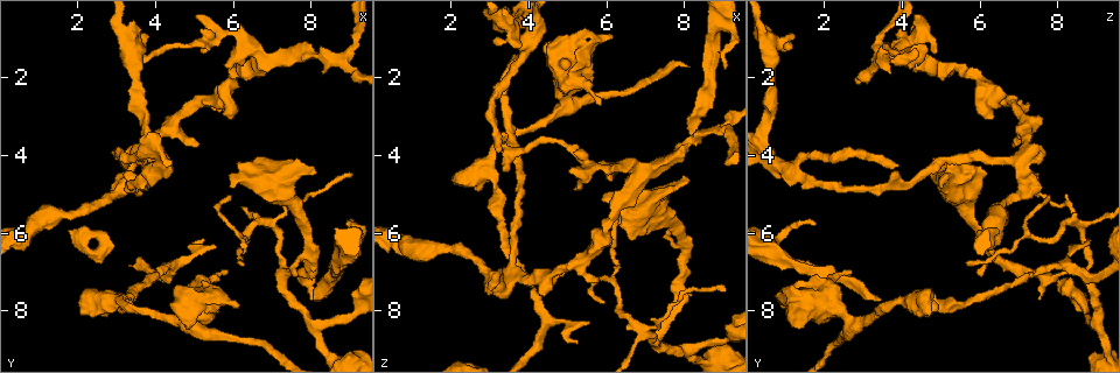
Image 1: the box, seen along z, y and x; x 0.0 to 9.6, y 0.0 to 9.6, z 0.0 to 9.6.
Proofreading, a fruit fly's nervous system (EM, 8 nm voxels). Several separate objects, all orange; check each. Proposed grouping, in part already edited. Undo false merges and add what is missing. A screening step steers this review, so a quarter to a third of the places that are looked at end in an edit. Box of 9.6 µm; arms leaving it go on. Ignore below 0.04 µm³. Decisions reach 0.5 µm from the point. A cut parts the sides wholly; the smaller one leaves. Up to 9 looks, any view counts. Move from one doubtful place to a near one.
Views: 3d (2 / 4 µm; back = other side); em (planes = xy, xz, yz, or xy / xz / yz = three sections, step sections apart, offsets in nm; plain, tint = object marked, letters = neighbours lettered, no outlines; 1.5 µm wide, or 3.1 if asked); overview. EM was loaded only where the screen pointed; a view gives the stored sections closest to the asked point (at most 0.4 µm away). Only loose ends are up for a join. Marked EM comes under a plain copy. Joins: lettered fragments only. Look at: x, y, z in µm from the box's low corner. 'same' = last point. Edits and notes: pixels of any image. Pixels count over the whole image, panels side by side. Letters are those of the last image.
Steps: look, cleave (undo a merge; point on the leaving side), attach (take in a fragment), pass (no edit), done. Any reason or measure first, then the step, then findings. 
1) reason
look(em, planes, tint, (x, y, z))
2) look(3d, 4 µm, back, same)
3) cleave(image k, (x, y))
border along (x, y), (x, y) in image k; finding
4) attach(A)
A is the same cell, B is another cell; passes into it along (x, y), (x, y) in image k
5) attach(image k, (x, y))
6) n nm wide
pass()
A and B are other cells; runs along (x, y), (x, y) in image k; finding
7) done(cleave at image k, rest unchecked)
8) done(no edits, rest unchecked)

branch stops here
look(em, xz, step 8, letters, (6.10, 7.85, 0.90))

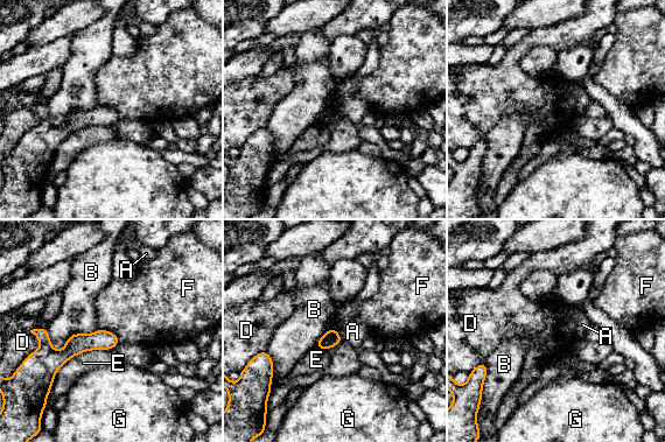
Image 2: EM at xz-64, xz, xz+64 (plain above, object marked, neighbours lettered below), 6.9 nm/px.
E touches over 500 nm
pass()
A, B, D, E, F and G are other cells; runs along (41, 337), (54, 353), (116, 341) in image 2; no lettered fragment goes on from it

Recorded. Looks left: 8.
free end
look(em, planes, letters, (7.65, 7.10, 6.10))

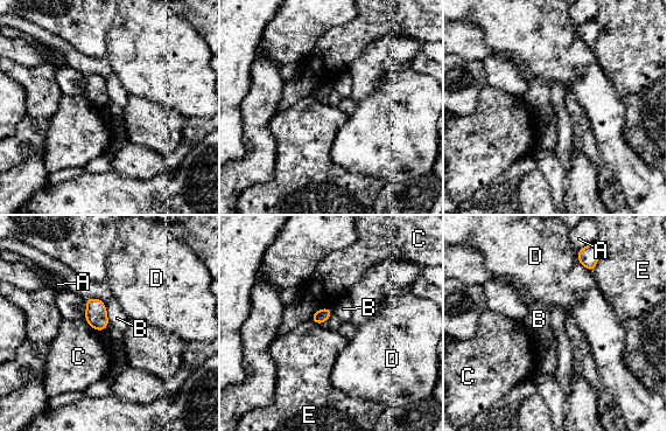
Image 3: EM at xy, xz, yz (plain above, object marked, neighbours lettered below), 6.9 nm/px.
90 nm wide
pass()
A, B, C, D and E are other cells; border along (598, 259), (591, 271) in image 3; none of them fits

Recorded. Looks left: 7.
long arm stops here
look(3d, 4 µm, (8.10, 7.70, 3.40))

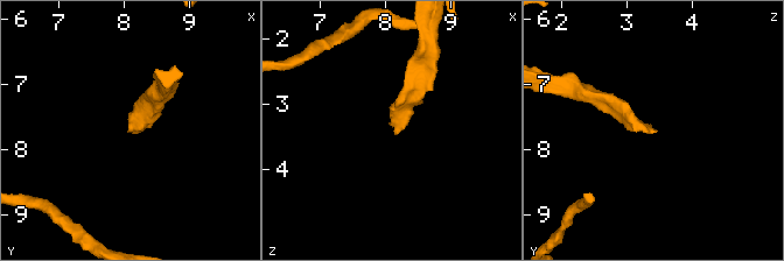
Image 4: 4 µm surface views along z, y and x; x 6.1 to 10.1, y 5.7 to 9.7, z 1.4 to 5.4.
look(em, 3.1 µm, planes, letters, (8.15, 7.70, 3.40))

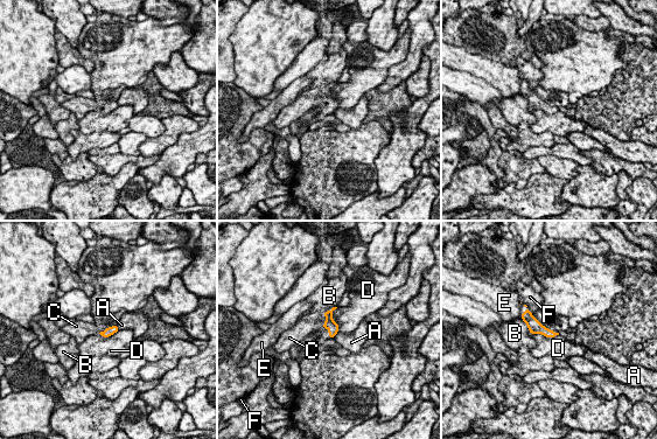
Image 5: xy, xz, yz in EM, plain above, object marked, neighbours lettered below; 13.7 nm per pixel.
120 nm wide; D touches over 360 nm
attach(C)
C is the same cell, A, B, D, E and F are other cells; the neuron continues

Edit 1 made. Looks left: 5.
free end
look(3d, 4 µm, (5.80, 6.90, 2.70))

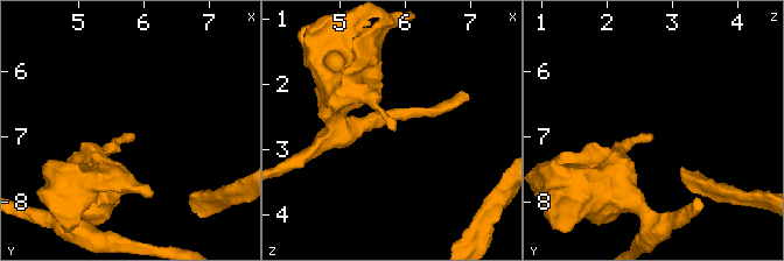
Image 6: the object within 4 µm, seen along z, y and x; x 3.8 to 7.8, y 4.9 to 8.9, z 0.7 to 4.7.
look(em, xz, step 4, tint, (5.85, 6.95, 2.65))

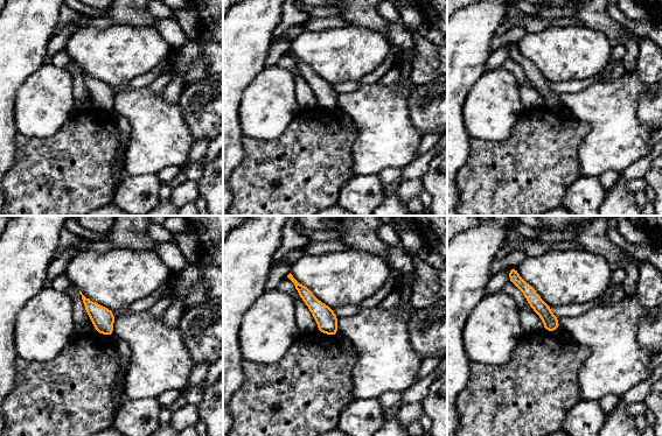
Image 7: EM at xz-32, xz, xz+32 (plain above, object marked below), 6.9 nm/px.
look(em, planes, letters, same)

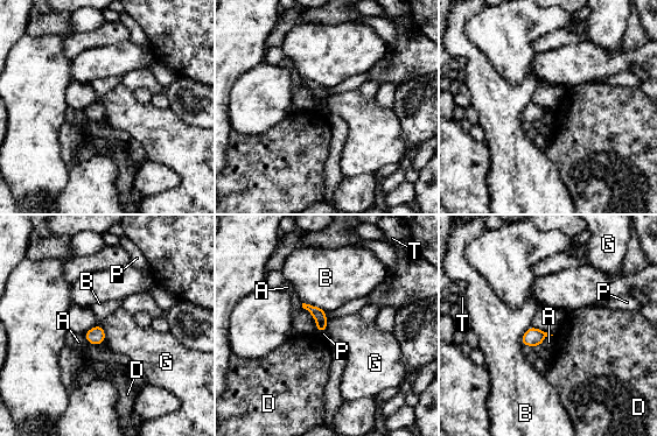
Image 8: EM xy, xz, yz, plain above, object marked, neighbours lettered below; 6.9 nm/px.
pass()
A, B, D, G, P and T are other cells; border along (102, 325), (104, 342) in image 8; none of them fits

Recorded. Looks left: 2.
done(attach at image 5, rest unchecked)

